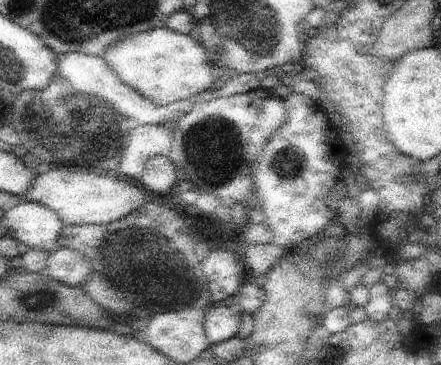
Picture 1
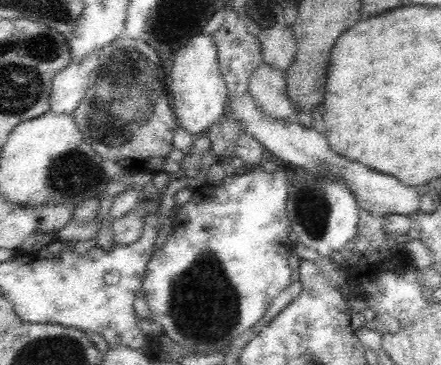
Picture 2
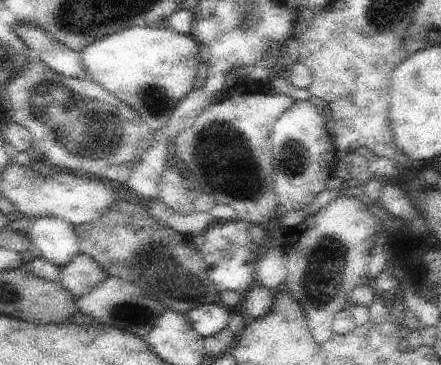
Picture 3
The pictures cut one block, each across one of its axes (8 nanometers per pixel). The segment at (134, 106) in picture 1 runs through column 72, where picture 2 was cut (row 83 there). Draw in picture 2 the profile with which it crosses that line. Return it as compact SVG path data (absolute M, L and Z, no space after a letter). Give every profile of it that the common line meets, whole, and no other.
M98 54L84 60L74 60L70 66L60 70L52 82L50 94L50 112L56 114L74 114L76 108L84 102L88 92L88 76L98 64Z

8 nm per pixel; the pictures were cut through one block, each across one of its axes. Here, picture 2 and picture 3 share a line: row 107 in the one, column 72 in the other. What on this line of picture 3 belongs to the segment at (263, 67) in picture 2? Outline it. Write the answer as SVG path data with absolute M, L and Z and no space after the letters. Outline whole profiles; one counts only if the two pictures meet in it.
M77 254L59 272L59 284L67 288L75 300L79 300L81 296L87 296L105 278L107 278L107 272L89 254Z

